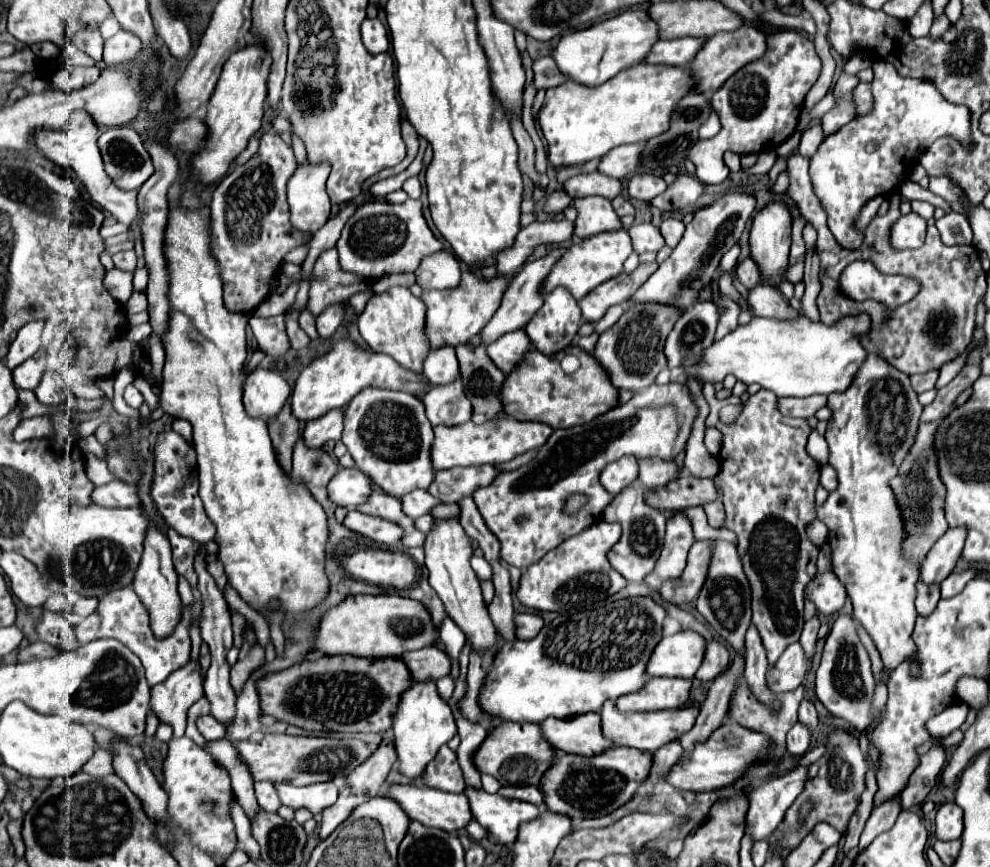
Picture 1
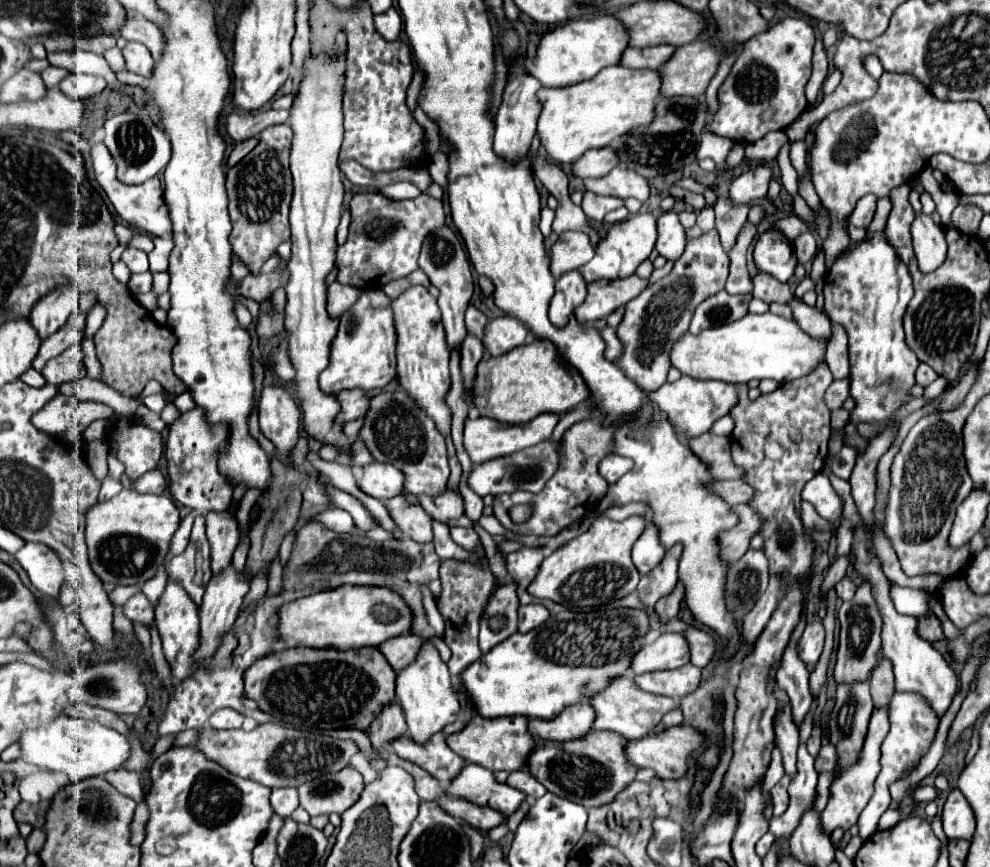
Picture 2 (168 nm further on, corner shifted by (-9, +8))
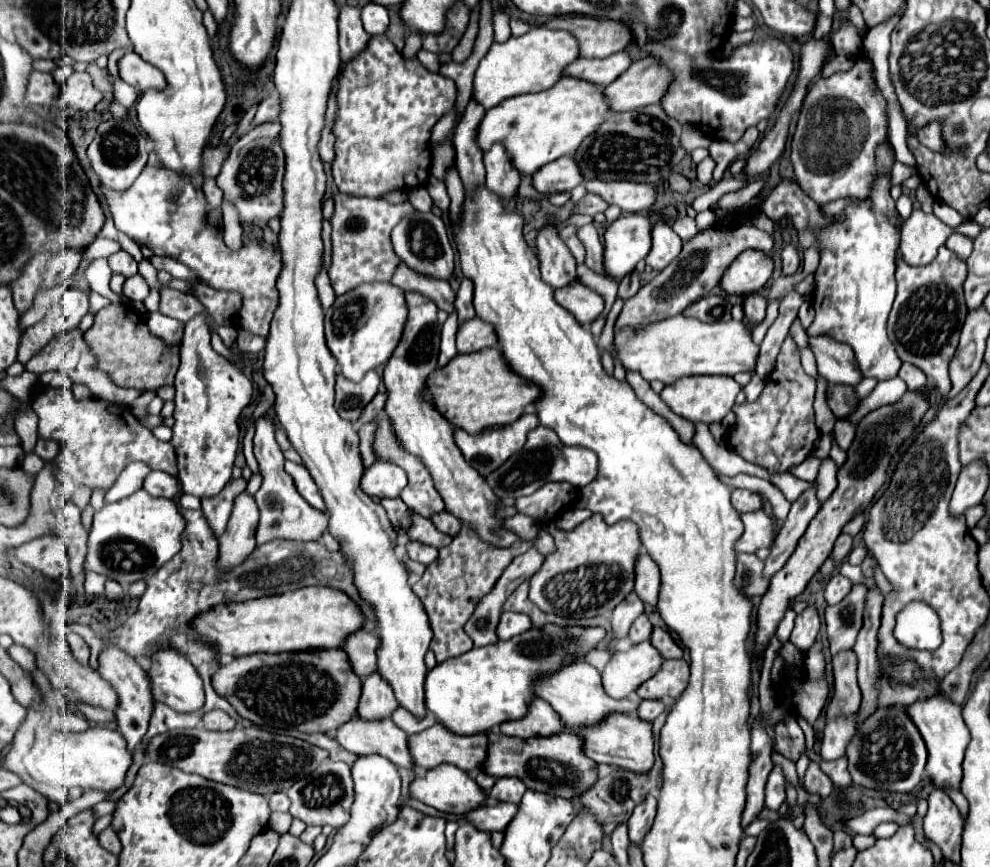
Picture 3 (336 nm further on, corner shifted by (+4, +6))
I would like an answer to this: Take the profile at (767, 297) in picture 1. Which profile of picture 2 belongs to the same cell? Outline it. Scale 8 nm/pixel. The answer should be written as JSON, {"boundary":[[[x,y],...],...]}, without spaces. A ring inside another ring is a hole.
{"boundary":[[[793,298],[789,302],[789,306],[791,306],[793,316],[799,322],[803,332],[807,332],[809,336],[813,336],[817,340],[825,340],[825,342],[831,340],[831,336],[833,336],[831,322],[829,322],[829,318],[823,312],[817,312],[815,308],[803,304],[799,298]]]}

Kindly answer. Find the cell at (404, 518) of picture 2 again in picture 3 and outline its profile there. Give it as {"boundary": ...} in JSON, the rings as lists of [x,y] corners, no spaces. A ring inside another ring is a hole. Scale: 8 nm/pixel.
{"boundary":[[[408,540],[406,550],[408,550],[408,556],[412,560],[422,562],[422,564],[430,564],[436,558],[436,554],[438,554],[436,548],[432,548],[428,544],[422,544],[422,542],[416,542],[416,540]]]}

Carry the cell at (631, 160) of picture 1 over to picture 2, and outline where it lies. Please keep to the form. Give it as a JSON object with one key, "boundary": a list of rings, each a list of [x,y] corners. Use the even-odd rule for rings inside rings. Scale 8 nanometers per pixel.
{"boundary":[[[599,148],[599,150],[589,150],[581,160],[575,160],[571,166],[571,174],[575,178],[601,178],[607,176],[613,168],[617,166],[617,156],[613,148]]]}

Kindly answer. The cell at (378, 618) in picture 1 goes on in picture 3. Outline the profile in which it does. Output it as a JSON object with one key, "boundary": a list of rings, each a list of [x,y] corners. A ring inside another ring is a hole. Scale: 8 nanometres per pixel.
{"boundary":[[[312,586],[280,596],[264,596],[240,604],[216,606],[200,614],[200,618],[196,618],[192,624],[208,644],[220,650],[220,656],[236,658],[256,652],[304,652],[340,648],[350,634],[364,626],[364,622],[364,612],[346,592]]]}

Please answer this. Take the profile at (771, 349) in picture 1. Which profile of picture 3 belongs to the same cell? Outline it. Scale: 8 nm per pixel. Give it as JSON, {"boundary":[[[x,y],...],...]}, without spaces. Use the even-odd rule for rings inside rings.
{"boundary":[[[666,318],[652,326],[636,326],[614,332],[618,358],[626,370],[640,372],[648,382],[660,380],[674,384],[684,376],[736,376],[738,372],[756,372],[760,346],[754,344],[752,332],[744,322],[714,322],[704,324],[696,318]]]}

